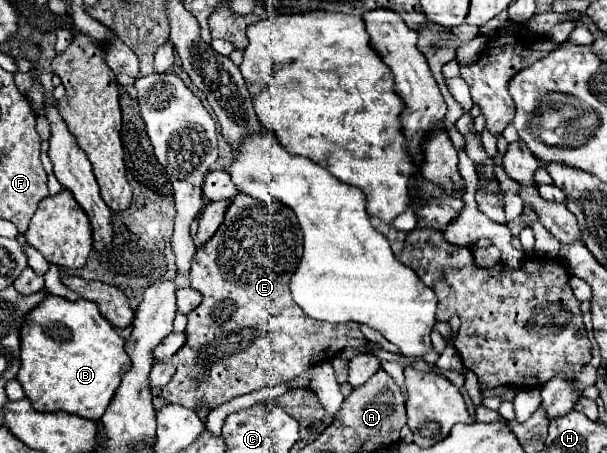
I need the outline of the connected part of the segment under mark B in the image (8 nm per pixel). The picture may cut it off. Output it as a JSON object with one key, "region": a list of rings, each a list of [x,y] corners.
{"region":[[[45,294],[45,298],[25,316],[25,324],[19,332],[19,342],[21,368],[17,372],[17,380],[37,412],[69,412],[87,420],[99,420],[107,410],[115,390],[119,388],[121,372],[131,366],[129,356],[123,348],[125,340],[111,324],[107,324],[107,320],[103,320],[99,308],[95,308],[95,304],[89,300],[71,302]]]}

